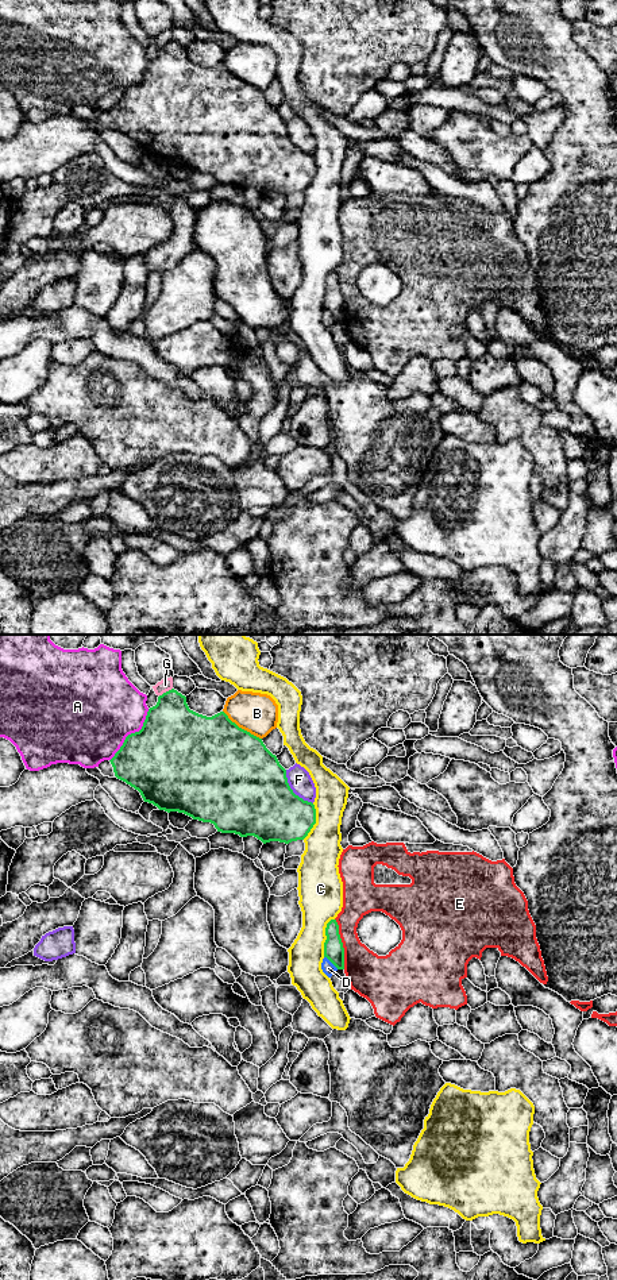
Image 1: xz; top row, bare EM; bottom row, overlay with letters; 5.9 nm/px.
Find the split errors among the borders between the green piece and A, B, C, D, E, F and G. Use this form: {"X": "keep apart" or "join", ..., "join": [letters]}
{"A": "keep apart", "B": "keep apart", "C": "keep apart", "D": "keep apart", "E": "keep apart", "F": "keep apart", "G": "keep apart", "join": []}

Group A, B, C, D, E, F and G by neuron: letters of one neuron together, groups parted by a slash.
A / B / C / D / E / F / G

